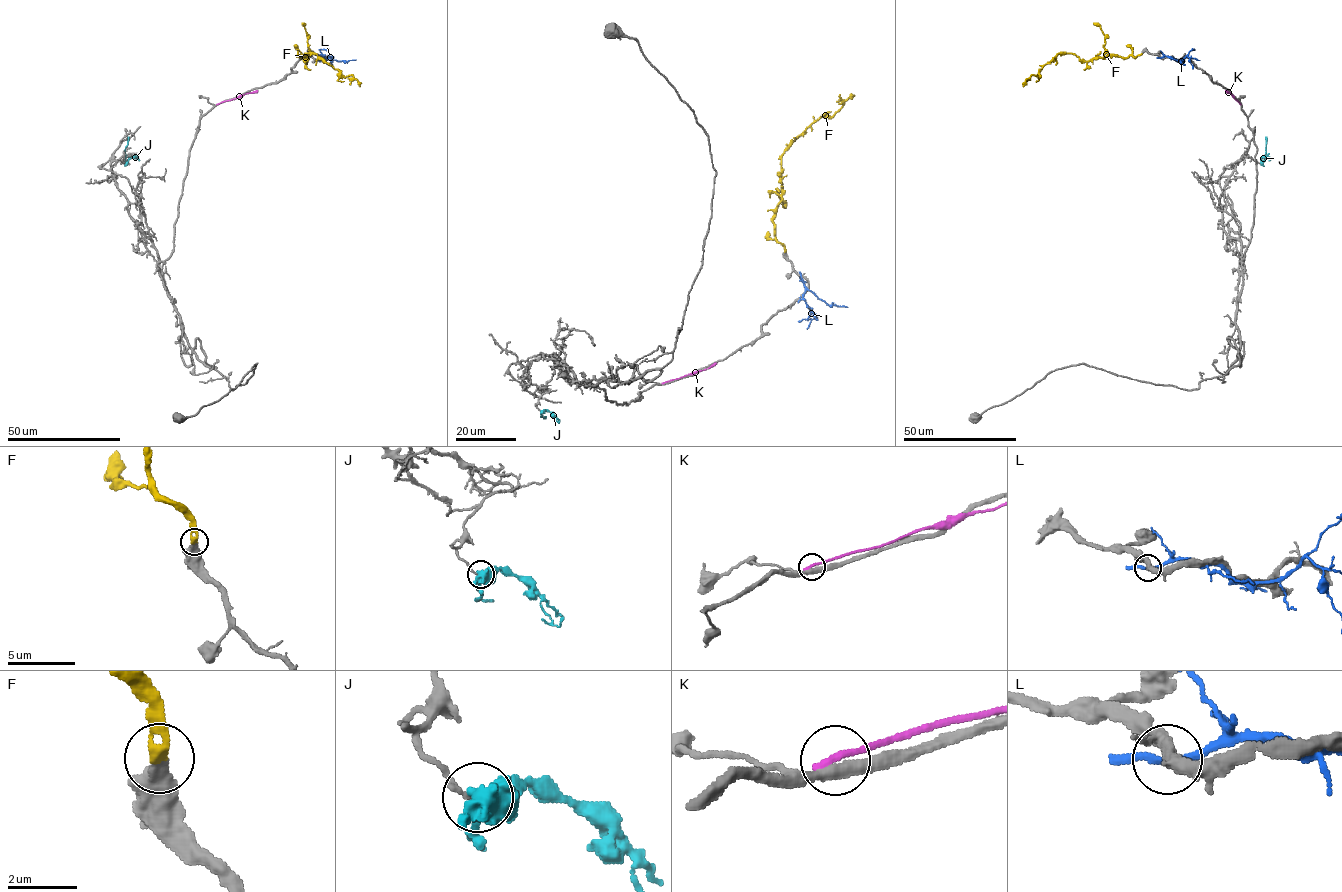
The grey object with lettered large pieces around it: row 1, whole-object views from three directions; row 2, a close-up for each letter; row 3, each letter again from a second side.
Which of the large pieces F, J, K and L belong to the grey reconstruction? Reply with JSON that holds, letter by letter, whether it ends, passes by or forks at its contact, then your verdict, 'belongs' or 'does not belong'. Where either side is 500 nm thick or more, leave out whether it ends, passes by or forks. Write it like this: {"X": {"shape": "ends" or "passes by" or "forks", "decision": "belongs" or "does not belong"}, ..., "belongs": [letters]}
{"F": {"shape": "ends", "decision": "belongs"}, "J": {"shape": "forks", "decision": "does not belong"}, "K": {"shape": "ends", "decision": "does not belong"}, "L": {"shape": "passes by", "decision": "does not belong"}, "belongs": ["F"]}

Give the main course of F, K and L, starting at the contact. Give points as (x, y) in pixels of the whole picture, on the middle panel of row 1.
F: (785, 251), (775, 237), (773, 223), (781, 199), (781, 154), (806, 129), (823, 116), (832, 117), (853, 95)
K: (663, 383), (708, 369), (717, 363)
L: (801, 276), (805, 292), (803, 299), (814, 314), (807, 329)

